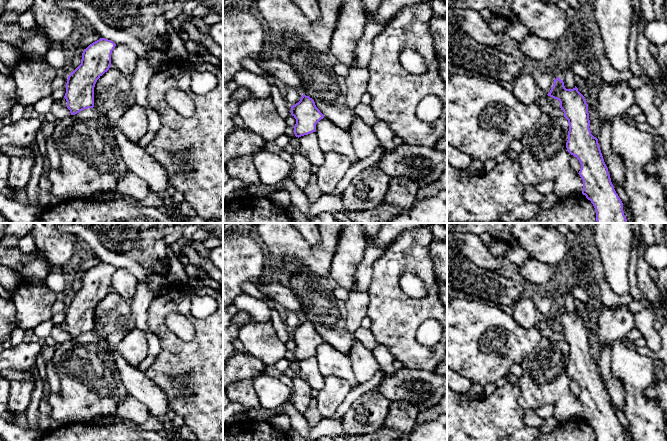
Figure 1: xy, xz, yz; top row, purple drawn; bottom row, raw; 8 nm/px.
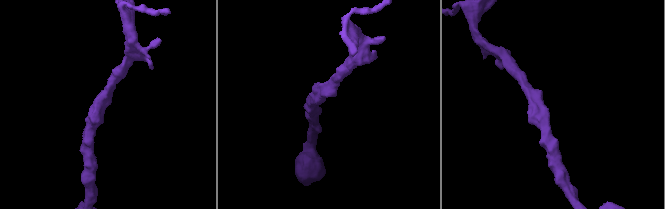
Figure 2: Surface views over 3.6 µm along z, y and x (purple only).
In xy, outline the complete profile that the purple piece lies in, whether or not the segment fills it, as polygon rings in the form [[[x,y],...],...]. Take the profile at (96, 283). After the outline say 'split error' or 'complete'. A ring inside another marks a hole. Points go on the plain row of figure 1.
[[[100,262],[84,273],[81,288],[71,296],[66,307],[64,322],[71,339],[94,331],[95,308],[111,291],[115,270],[113,265]]]; complete

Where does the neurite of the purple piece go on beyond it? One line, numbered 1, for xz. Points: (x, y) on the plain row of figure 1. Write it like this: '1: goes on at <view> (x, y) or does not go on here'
1: does not go on here

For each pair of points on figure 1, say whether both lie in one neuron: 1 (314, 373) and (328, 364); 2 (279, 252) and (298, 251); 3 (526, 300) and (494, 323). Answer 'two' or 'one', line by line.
1: two
2: one
3: two

